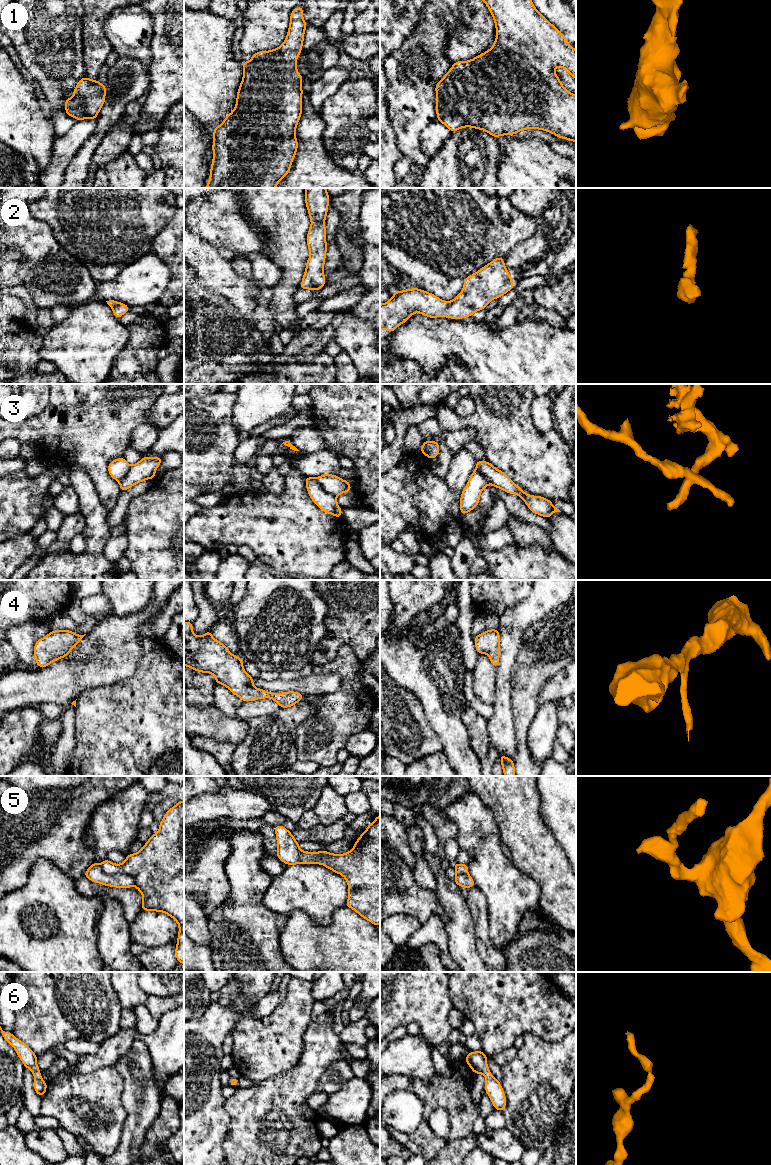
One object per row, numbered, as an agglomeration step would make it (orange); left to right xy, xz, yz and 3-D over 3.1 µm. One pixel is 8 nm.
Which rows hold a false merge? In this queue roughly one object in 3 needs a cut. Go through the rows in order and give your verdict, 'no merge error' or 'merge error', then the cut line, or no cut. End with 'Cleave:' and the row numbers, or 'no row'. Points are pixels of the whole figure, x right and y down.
1: no merge error; cut none
2: no merge error; cut none
3: merge error; cut xz (314, 478), (326, 491), (335, 496)
4: no merge error; cut none
5: merge error; cut xy (100, 866), (107, 873), (126, 873), (130, 875), (134, 885)
6: no merge error; cut none
Cleave: 3, 5

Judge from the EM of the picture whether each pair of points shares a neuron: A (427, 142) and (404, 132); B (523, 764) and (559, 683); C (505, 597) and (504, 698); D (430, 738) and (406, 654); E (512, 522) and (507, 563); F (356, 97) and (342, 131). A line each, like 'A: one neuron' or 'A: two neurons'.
A: two neurons
B: two neurons
C: two neurons
D: two neurons
E: two neurons
F: one neuron

